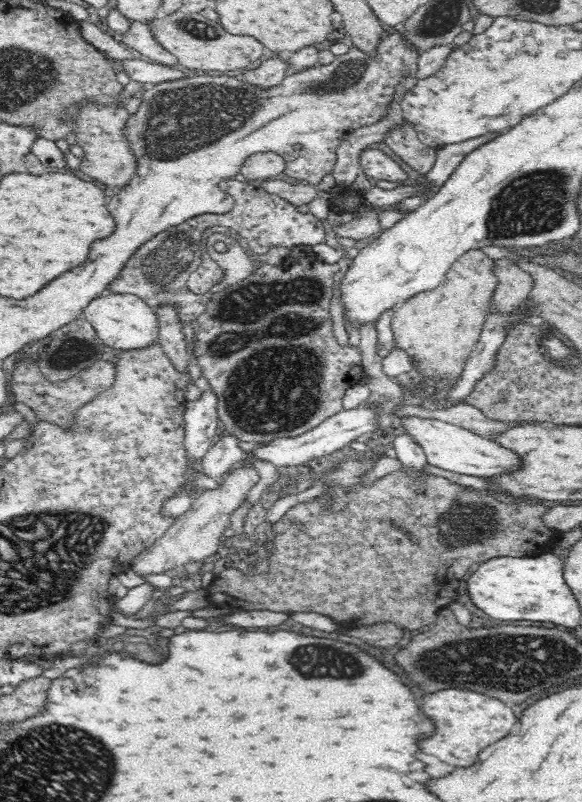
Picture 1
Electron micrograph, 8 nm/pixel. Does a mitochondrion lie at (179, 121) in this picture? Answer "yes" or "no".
yes

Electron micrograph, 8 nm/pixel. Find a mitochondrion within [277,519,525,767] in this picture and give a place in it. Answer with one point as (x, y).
(314, 658)

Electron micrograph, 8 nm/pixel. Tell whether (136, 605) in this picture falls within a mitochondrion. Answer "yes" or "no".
no

